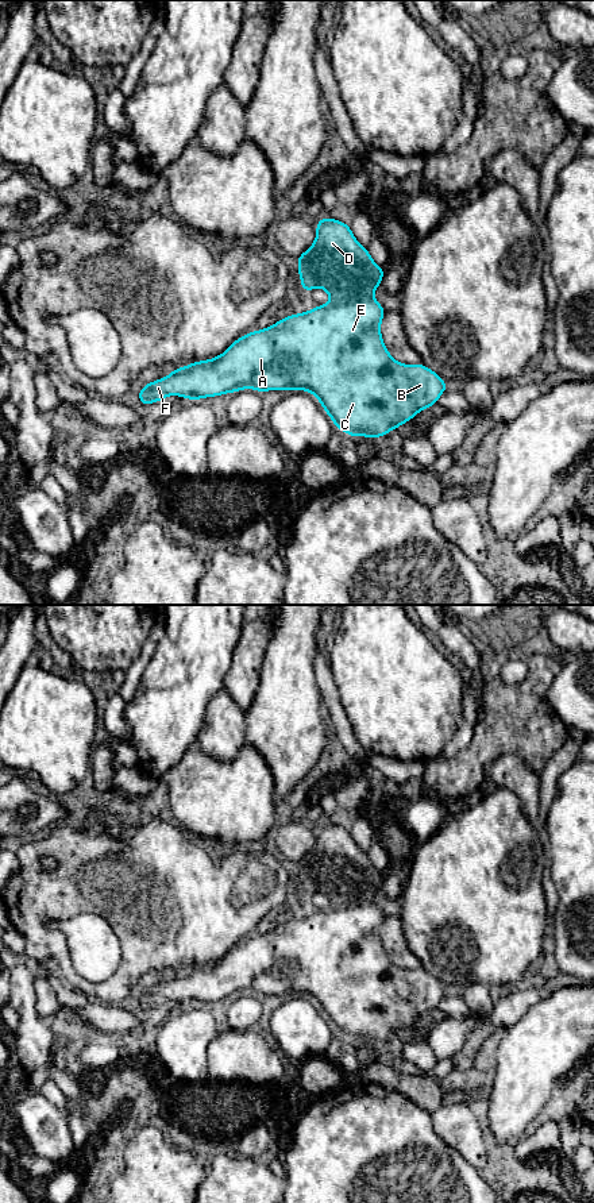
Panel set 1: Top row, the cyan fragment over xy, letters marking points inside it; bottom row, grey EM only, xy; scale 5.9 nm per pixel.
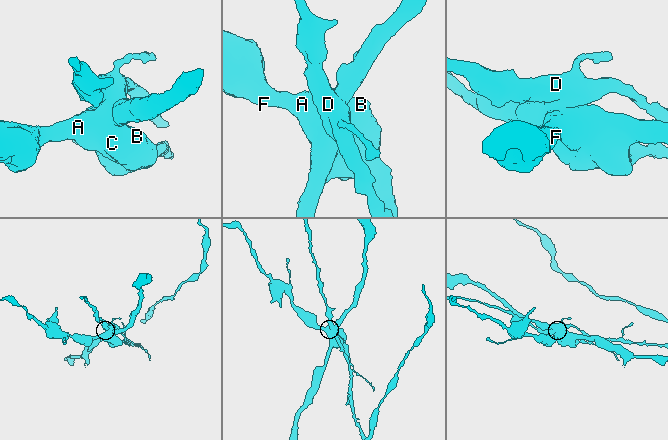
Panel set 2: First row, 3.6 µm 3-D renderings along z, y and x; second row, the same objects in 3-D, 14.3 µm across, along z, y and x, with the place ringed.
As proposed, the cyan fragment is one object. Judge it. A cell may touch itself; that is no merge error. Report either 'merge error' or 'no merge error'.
merge error

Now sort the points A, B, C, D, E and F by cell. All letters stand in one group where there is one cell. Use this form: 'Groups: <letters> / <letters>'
Groups: A B C E F / D

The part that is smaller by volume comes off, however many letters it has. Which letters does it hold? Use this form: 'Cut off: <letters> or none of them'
Cut off: D

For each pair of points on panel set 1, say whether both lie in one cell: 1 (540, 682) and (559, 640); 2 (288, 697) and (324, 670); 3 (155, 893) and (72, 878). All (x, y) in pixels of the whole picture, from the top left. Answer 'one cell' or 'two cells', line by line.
1: two cells
2: two cells
3: one cell

